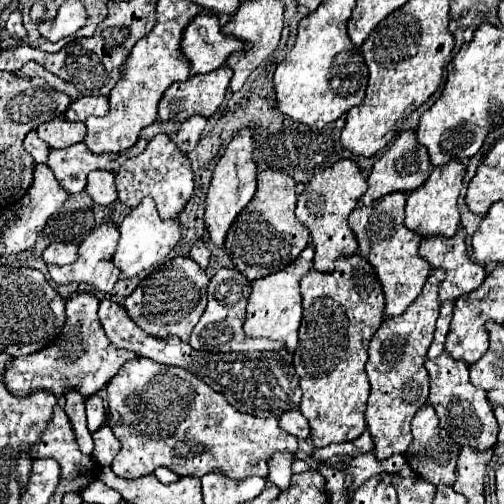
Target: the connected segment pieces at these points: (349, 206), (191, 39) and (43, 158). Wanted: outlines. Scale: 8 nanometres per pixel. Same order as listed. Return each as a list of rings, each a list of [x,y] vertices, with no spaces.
[[[337,160],[333,168],[327,168],[311,178],[311,182],[305,186],[305,190],[299,194],[297,200],[297,210],[295,216],[309,228],[313,236],[313,246],[315,246],[315,258],[313,258],[313,268],[319,272],[331,272],[333,262],[343,254],[355,254],[357,252],[357,240],[353,230],[347,224],[349,214],[355,210],[359,198],[367,190],[367,180],[361,174],[361,168],[349,160]]]
[[[199,14],[181,40],[181,50],[191,62],[191,74],[207,74],[225,64],[225,60],[243,50],[245,42],[221,32],[215,14]]]
[[[29,132],[25,138],[25,150],[35,158],[37,164],[47,164],[47,156],[49,156],[49,146],[37,136],[37,132]]]

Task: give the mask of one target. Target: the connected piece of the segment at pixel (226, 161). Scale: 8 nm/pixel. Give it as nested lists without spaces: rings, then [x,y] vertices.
[[[245,128],[241,130],[231,144],[227,146],[225,154],[219,158],[215,172],[213,172],[213,180],[207,192],[207,208],[205,208],[205,226],[207,232],[211,236],[211,242],[221,248],[225,242],[225,234],[231,226],[231,222],[235,220],[235,216],[247,206],[247,202],[253,198],[255,194],[255,186],[257,186],[257,164],[253,160],[253,150],[255,150],[255,140],[253,140],[253,128]]]

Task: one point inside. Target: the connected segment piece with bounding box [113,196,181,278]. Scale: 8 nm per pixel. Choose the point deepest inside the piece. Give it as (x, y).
(146, 238)

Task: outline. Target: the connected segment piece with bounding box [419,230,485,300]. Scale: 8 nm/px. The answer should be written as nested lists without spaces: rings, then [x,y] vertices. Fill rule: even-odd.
[[[459,230],[455,236],[451,238],[443,238],[443,236],[429,236],[421,240],[419,246],[419,254],[433,266],[433,268],[443,268],[447,272],[447,278],[441,282],[439,286],[439,300],[457,300],[463,294],[473,292],[475,288],[479,288],[485,280],[485,268],[479,266],[475,260],[469,258],[467,254],[467,244],[465,244],[465,230]]]

